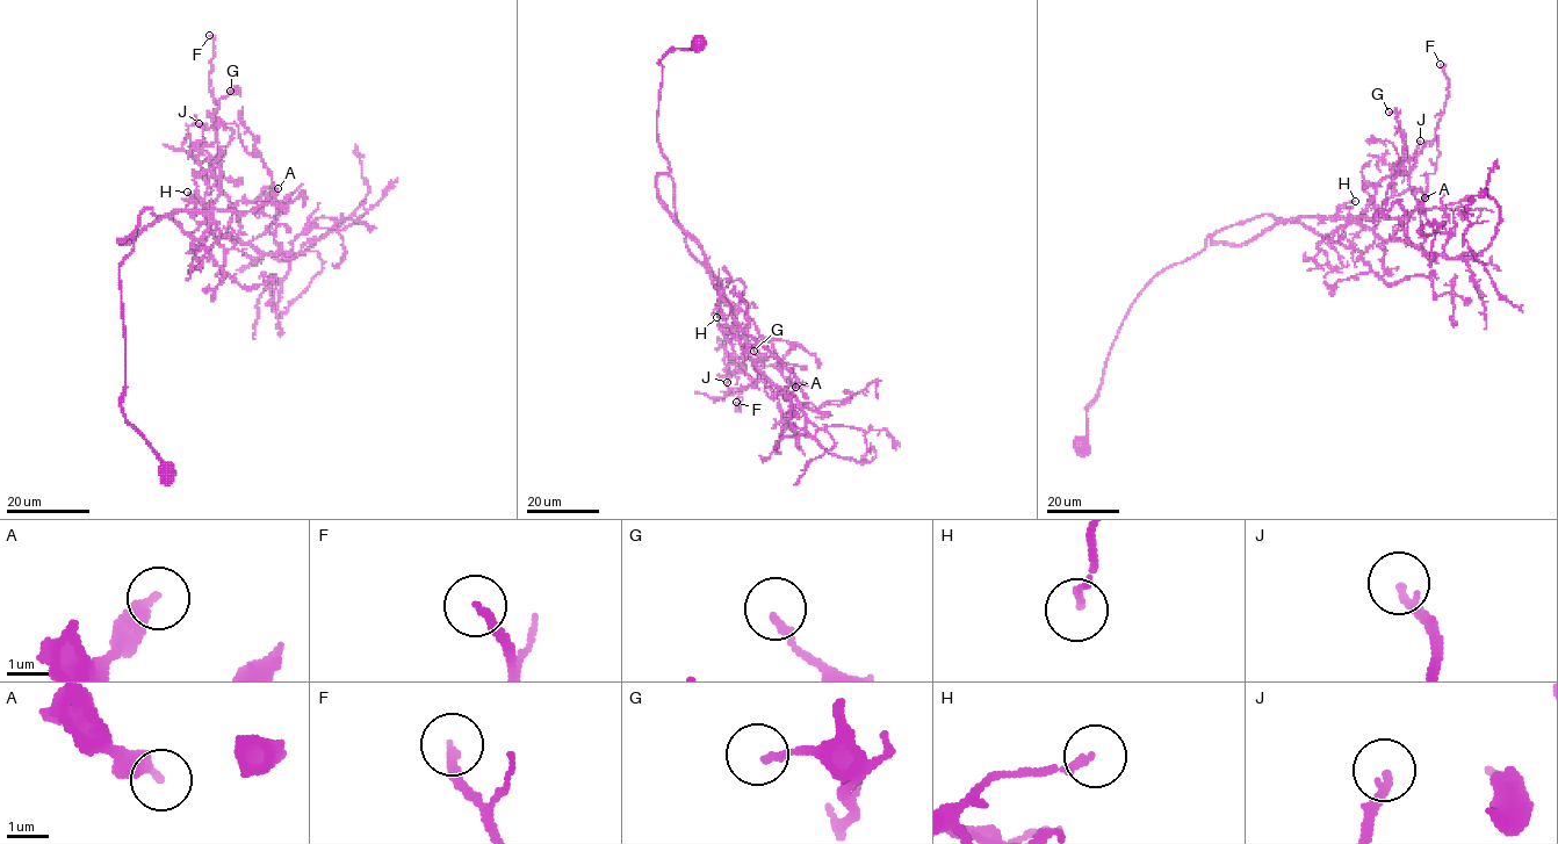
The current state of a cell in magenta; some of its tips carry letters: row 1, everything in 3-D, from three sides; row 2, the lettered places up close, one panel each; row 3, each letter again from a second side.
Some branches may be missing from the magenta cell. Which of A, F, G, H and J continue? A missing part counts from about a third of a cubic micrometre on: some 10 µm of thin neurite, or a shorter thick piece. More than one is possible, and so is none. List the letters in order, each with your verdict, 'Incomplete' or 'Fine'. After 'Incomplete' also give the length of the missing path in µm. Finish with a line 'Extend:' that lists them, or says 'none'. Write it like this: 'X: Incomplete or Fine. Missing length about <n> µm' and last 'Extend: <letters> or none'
A: Fine
F: Incomplete. Missing length about 10 µm
G: Fine
H: Fine
J: Incomplete. Missing length about 15 µm
Extend: F, J

